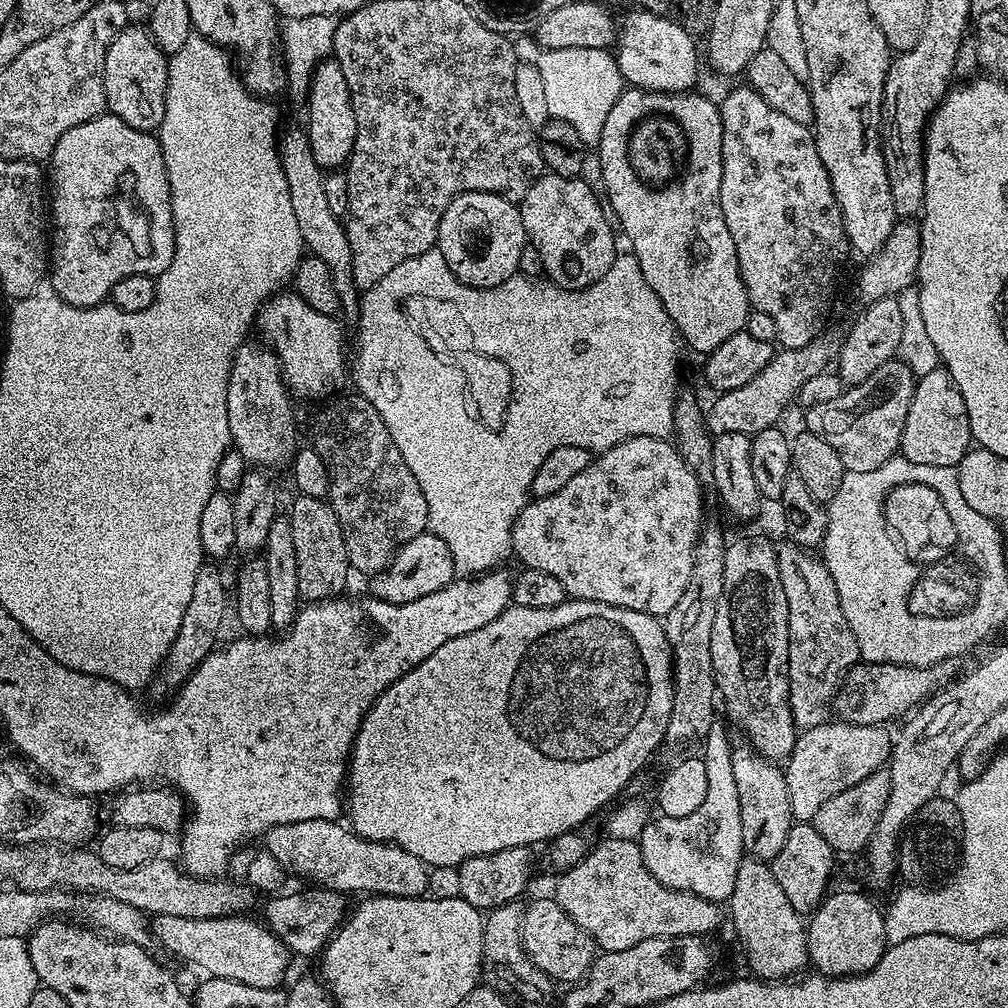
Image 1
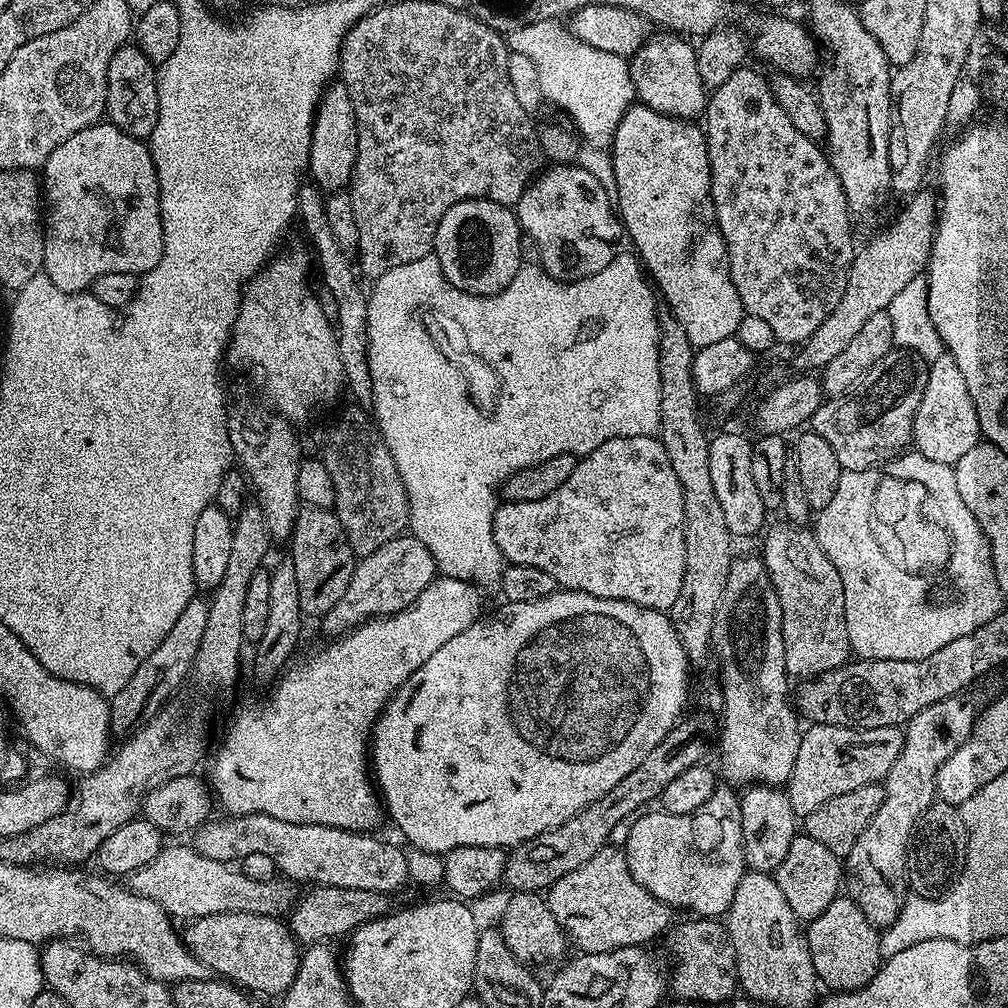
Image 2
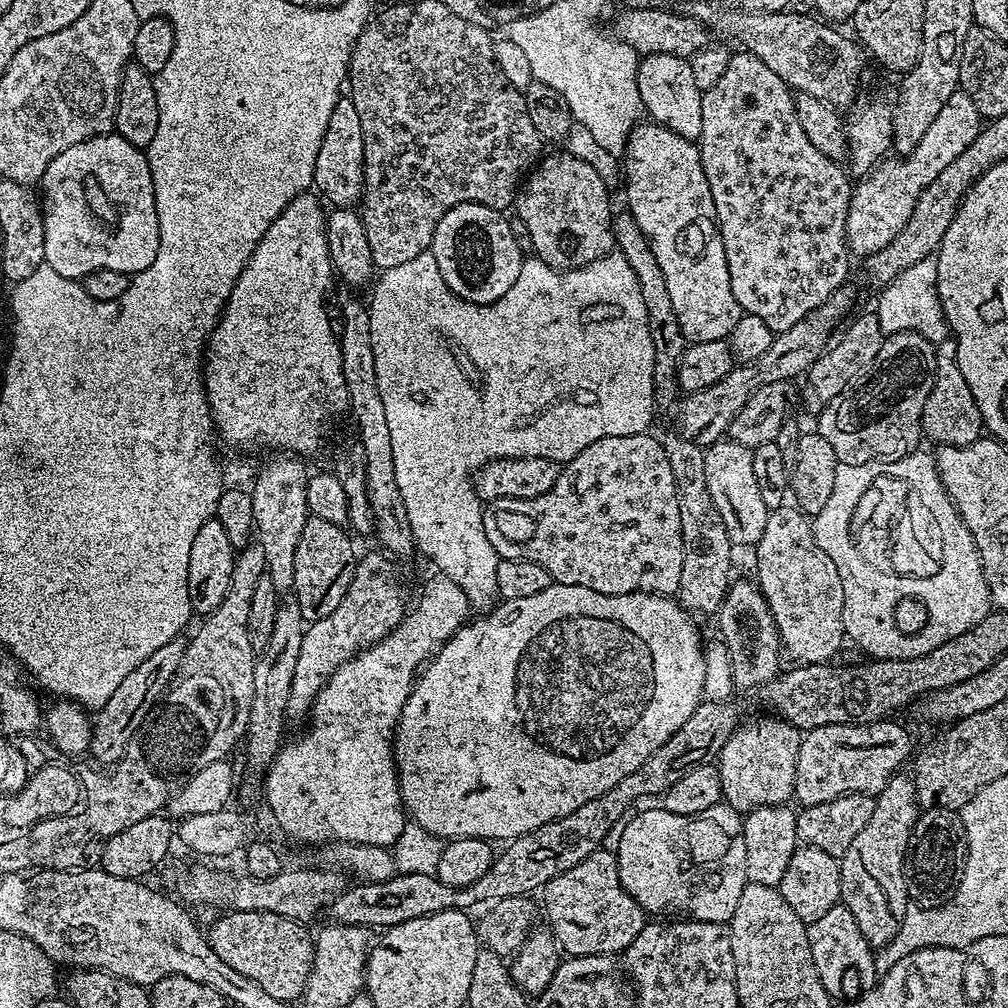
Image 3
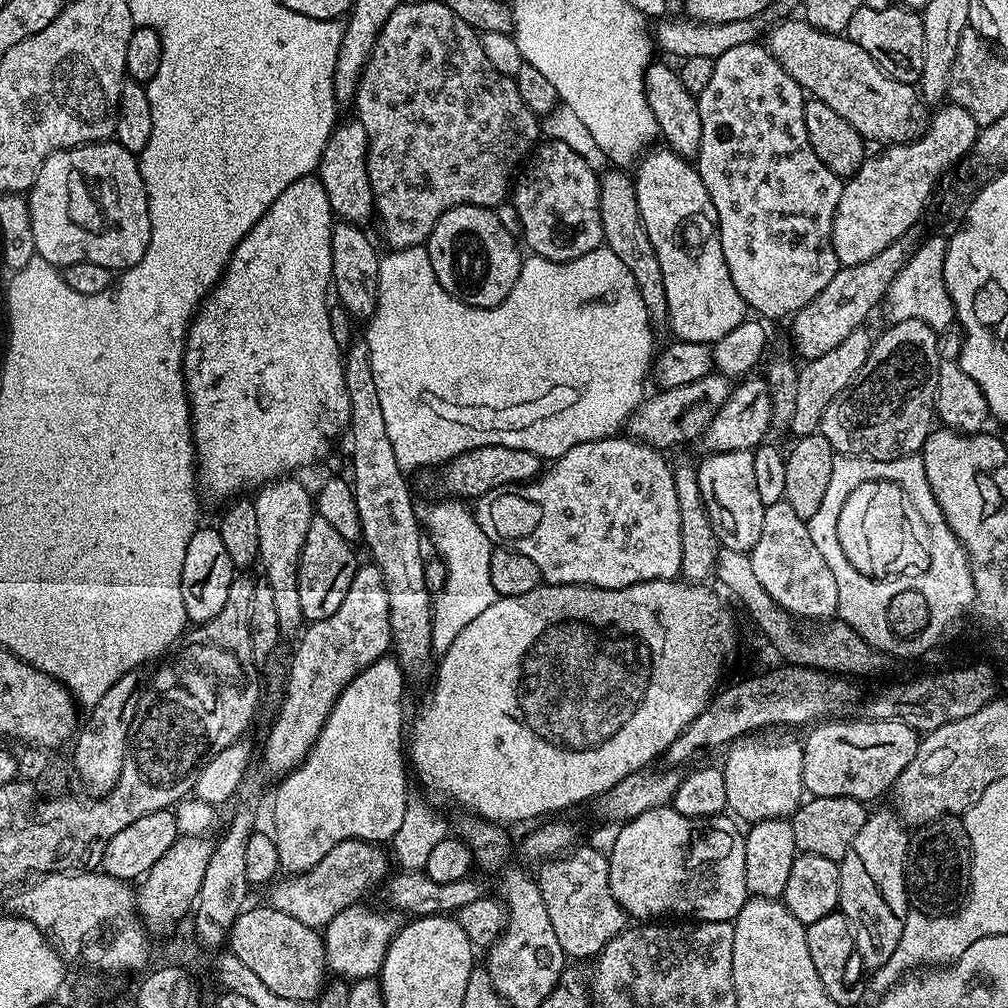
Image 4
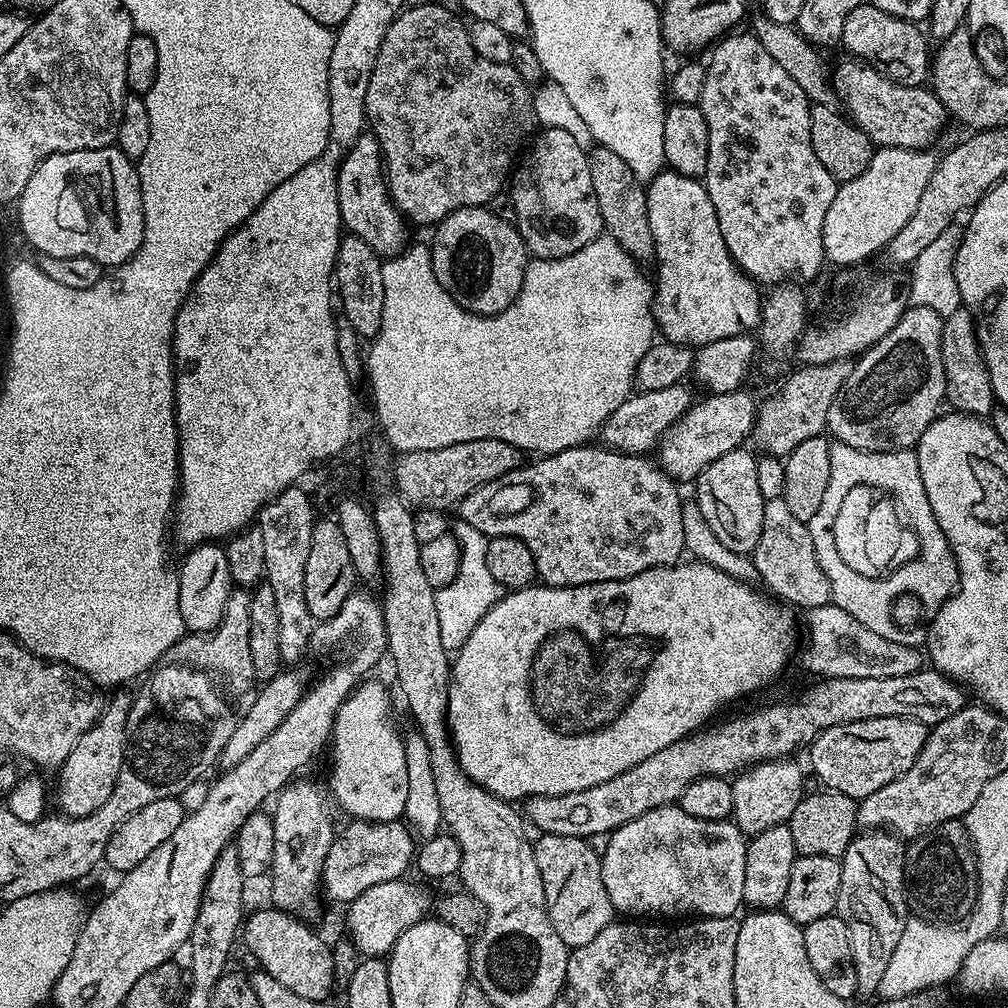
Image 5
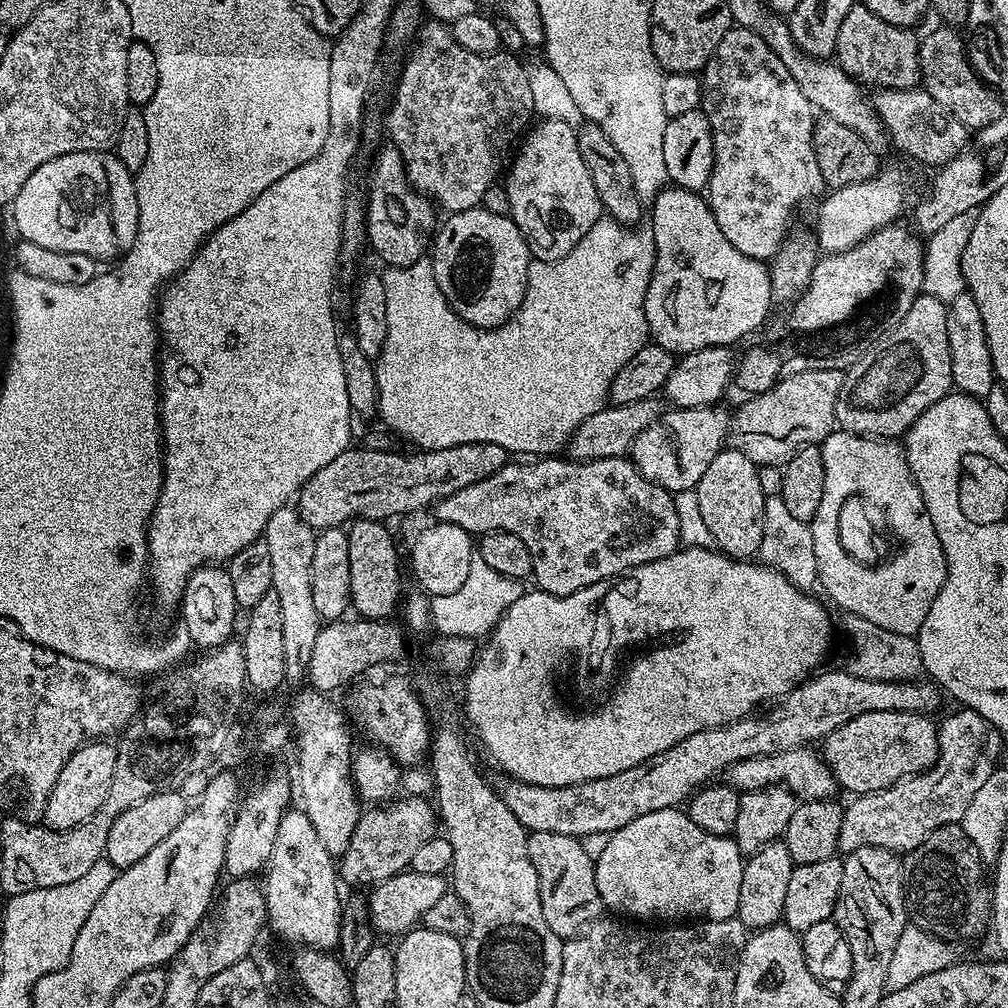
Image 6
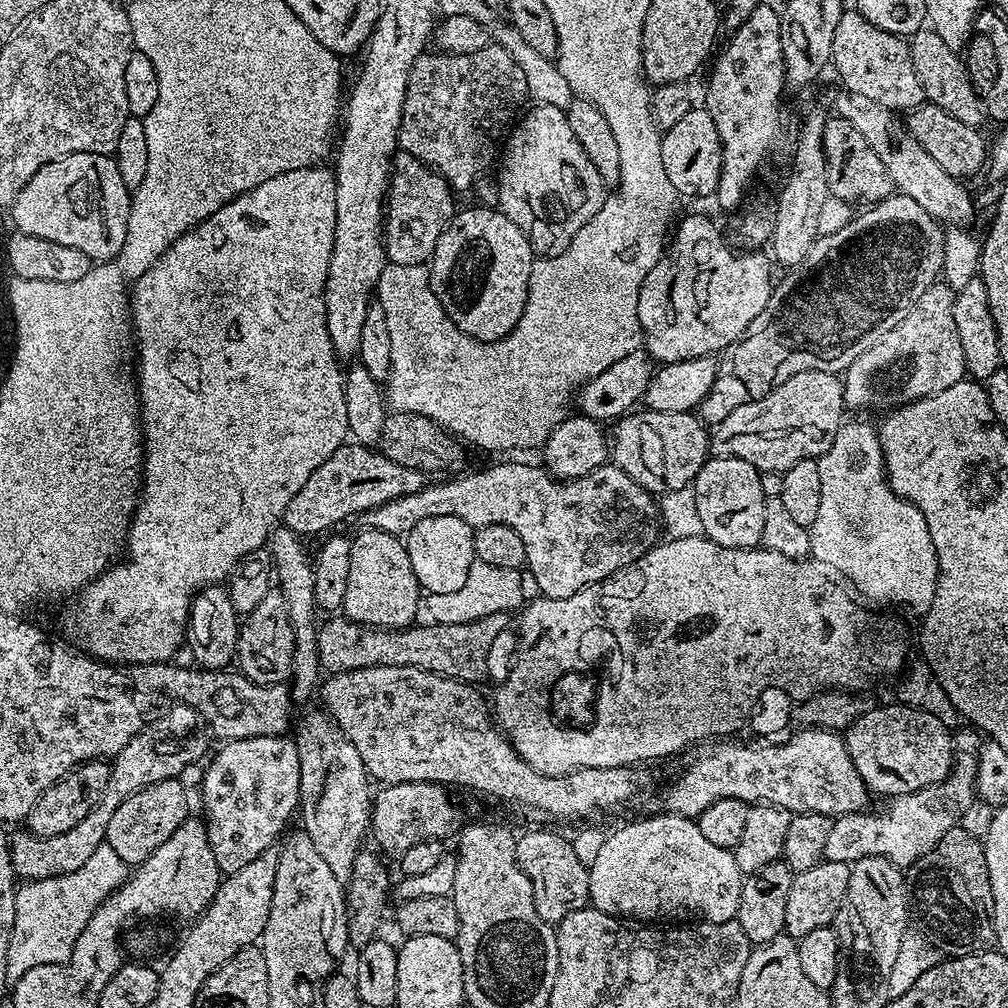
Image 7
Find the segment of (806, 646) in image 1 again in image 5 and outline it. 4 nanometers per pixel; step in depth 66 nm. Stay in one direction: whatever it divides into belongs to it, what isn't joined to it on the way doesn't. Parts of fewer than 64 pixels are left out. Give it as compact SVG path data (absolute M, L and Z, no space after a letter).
M782 498L764 501L762 534L756 543L754 563L757 577L761 581L764 579L768 590L787 605L820 610L831 601L830 582L816 557L807 523L794 518L790 506L786 506Z

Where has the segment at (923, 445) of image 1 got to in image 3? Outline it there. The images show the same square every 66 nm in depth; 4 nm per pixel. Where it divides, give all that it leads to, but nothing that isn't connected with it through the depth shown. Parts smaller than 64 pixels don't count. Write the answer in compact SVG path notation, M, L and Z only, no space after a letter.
M949 338L936 345L936 377L930 390L930 398L926 398L924 407L923 435L937 440L937 445L966 446L981 439L985 431L984 420L980 417L978 406L974 402L974 394L970 394L970 386L966 386L966 378L962 378L962 370L958 370L956 357L956 341Z

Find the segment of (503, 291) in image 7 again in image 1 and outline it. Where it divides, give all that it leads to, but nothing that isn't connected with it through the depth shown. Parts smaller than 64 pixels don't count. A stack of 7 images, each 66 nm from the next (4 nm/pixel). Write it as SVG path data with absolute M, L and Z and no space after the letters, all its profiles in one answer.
M464 192L455 196L442 214L436 247L440 249L442 258L446 258L446 266L450 266L450 270L463 284L468 284L471 288L493 288L519 273L519 259L527 238L522 226L522 214L513 201L489 192Z

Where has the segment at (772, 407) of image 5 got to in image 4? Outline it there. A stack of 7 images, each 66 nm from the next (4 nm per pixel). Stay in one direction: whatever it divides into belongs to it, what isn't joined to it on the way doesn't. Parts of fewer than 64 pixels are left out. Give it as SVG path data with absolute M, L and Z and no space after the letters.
M864 326L855 328L843 342L834 346L834 350L822 354L822 358L807 361L804 368L799 369L797 410L794 411L791 429L797 437L813 435L819 429L826 406L830 406L833 398L856 377L858 370L866 366L874 339L873 333L868 333L866 329Z

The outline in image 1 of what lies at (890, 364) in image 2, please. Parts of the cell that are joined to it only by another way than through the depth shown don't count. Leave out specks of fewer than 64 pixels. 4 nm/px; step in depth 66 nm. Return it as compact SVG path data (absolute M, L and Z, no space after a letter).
M900 359L878 366L866 382L851 385L830 402L807 409L803 427L830 442L842 458L845 472L865 472L886 464L899 453L902 430L910 402L914 398L917 377Z

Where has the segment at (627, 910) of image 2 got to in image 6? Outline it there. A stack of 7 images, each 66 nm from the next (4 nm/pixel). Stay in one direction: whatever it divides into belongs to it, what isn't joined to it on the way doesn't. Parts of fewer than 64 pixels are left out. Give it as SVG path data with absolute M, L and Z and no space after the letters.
M533 832L528 838L528 857L538 870L538 890L542 898L542 918L546 918L546 926L554 930L562 938L571 938L584 931L593 920L601 919L605 911L602 898L598 894L596 882L596 862L582 850L579 839L566 834L550 834L549 832Z

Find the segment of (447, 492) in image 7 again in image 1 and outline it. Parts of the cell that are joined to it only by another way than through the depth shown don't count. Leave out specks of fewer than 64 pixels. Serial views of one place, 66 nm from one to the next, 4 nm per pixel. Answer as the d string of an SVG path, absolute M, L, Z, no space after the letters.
M639 436L623 440L610 446L605 452L599 453L592 459L590 466L586 466L586 470L581 470L575 478L570 478L570 482L566 482L562 490L557 490L555 494L550 494L546 498L533 499L520 511L512 527L512 552L521 560L519 563L523 567L543 570L546 574L558 578L558 582L562 582L565 593L571 599L593 600L663 618L670 614L670 610L674 610L678 598L682 598L682 594L686 591L686 582L690 582L696 539L700 536L702 521L705 519L700 491L702 491L702 485L699 478L694 474L694 470L690 470L690 466L686 466L686 462L680 457L680 451L676 449L671 439Z

